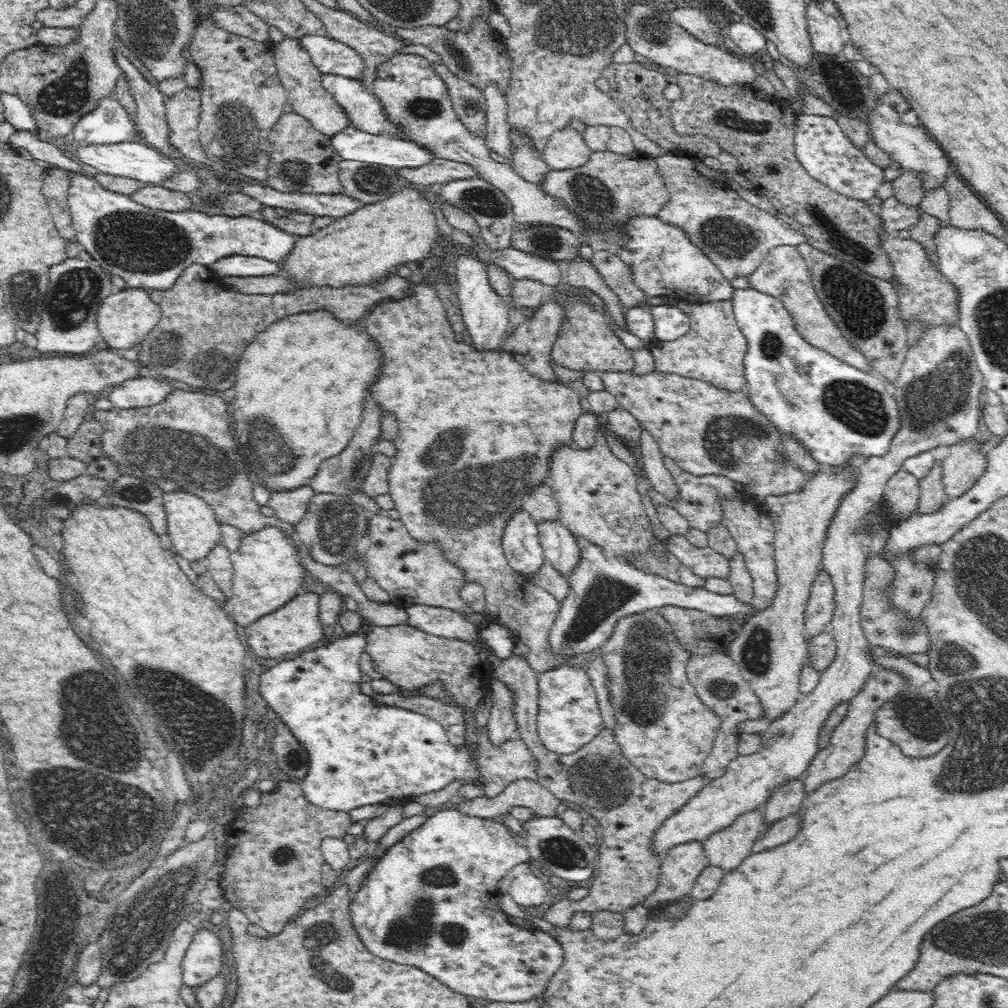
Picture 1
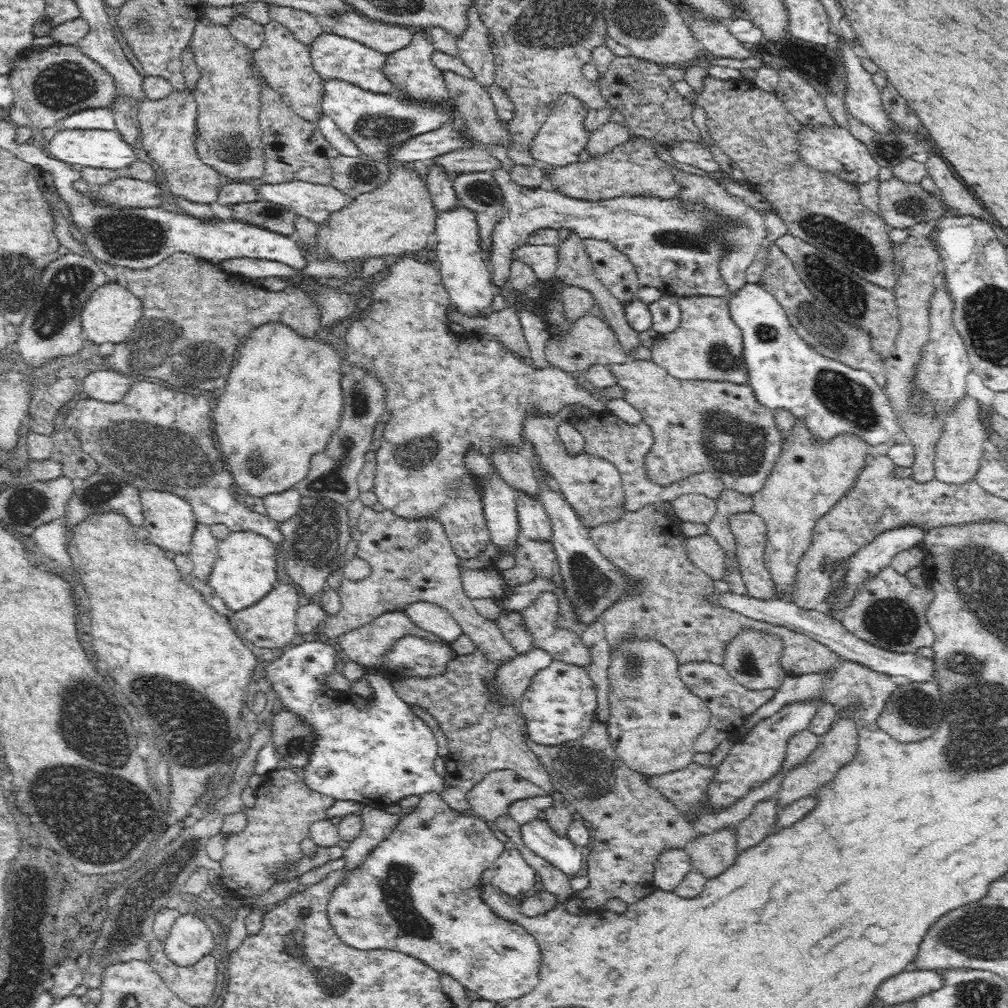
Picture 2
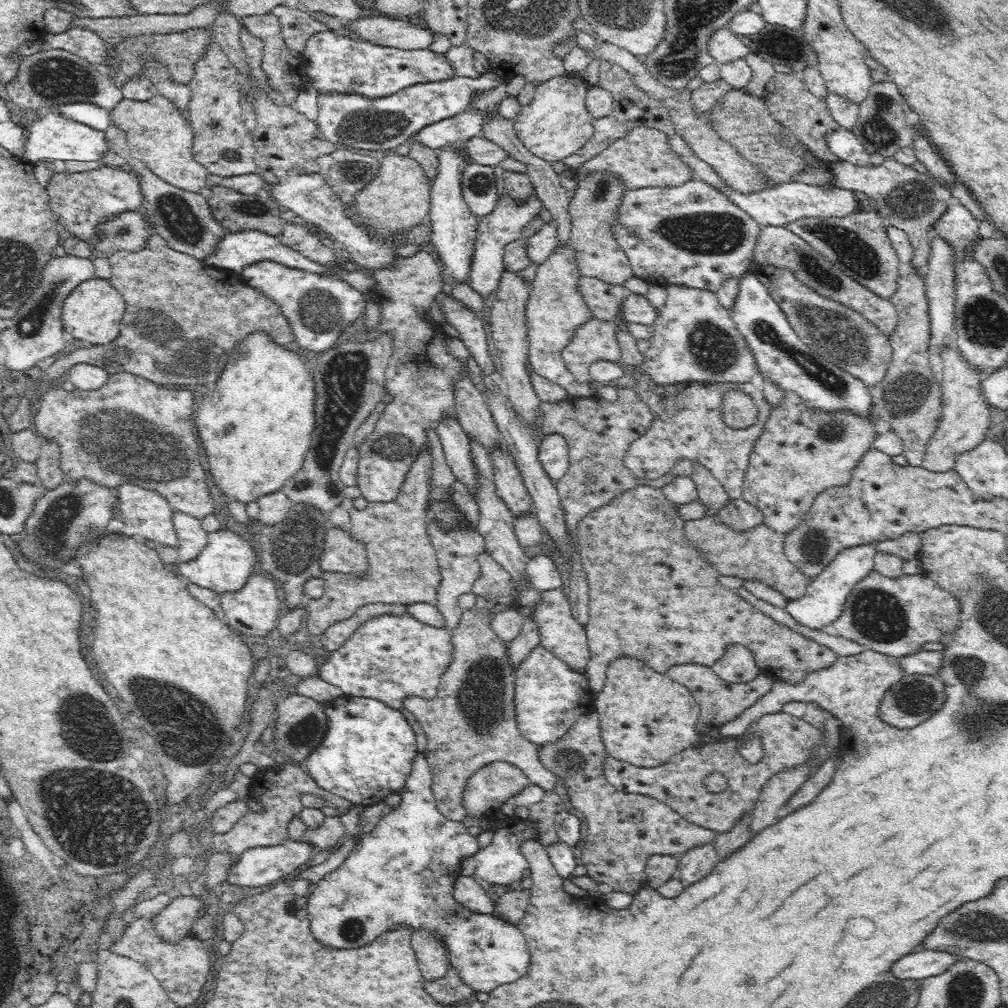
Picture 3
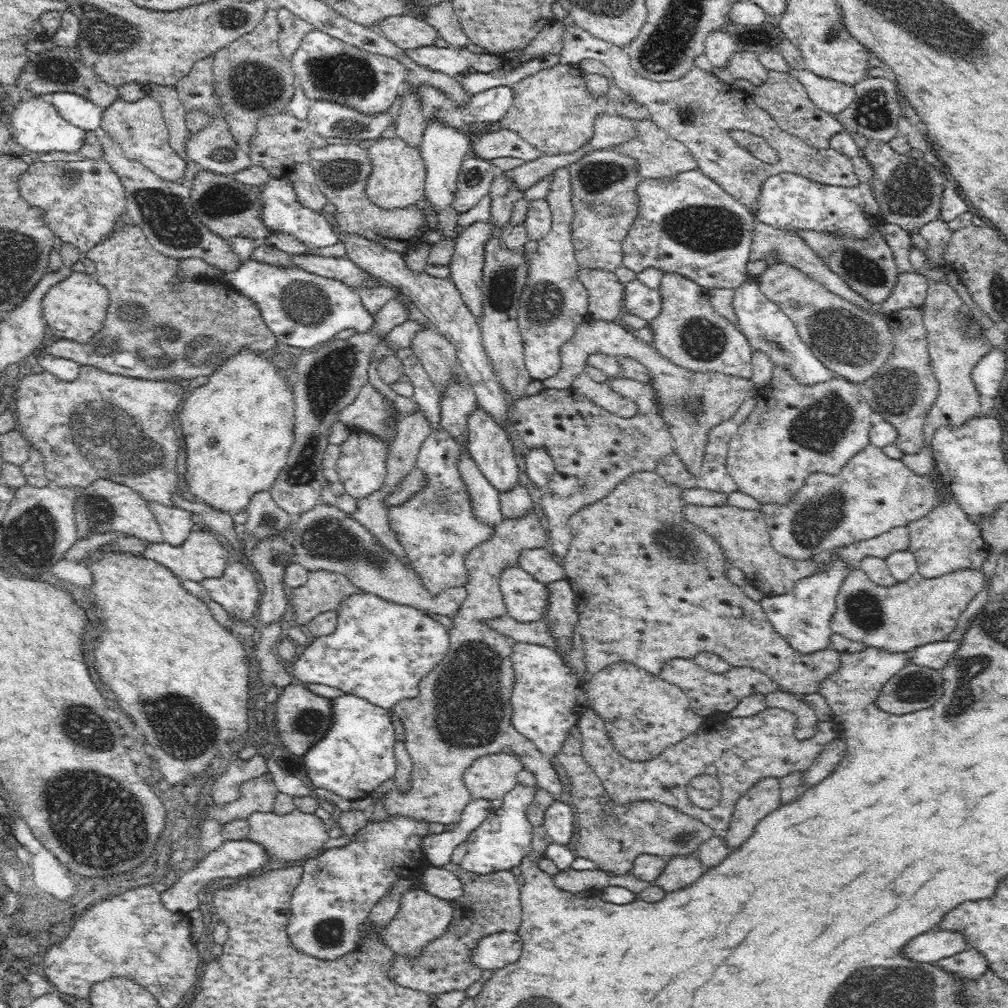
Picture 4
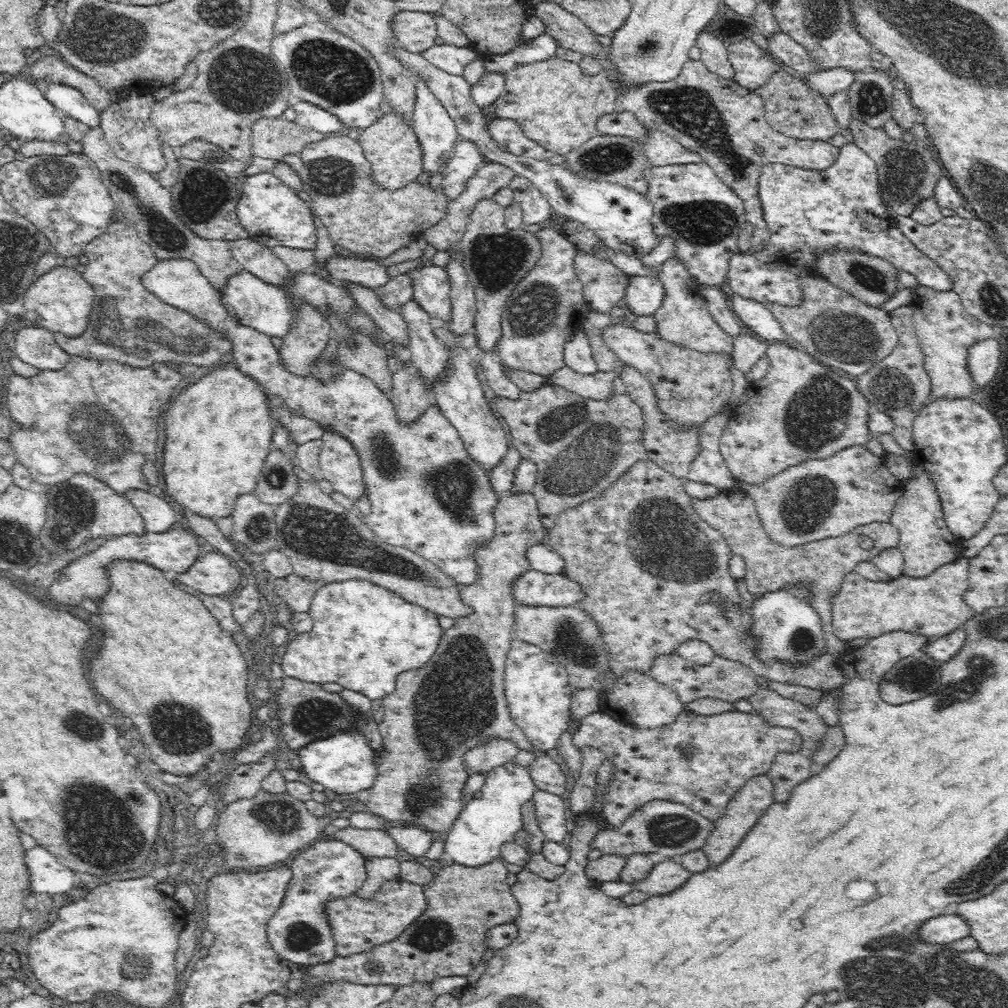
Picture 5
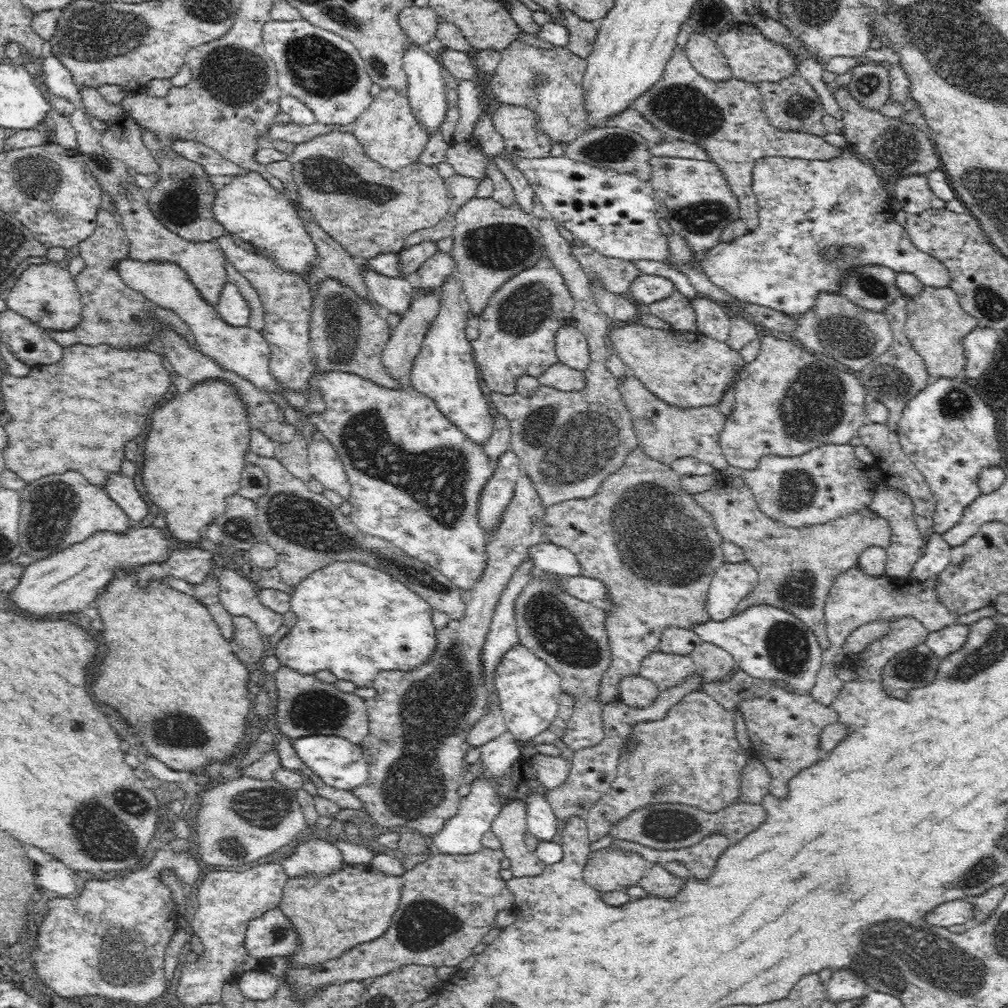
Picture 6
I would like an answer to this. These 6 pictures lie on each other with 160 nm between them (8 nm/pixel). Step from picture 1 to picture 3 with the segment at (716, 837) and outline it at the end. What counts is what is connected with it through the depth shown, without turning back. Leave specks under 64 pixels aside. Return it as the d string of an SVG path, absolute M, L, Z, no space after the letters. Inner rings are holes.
M710 842L691 848L688 852L679 855L678 859L677 878L680 878L681 882L686 886L690 886L693 883L699 882L707 874L710 874L711 870L724 858L716 852L715 846Z

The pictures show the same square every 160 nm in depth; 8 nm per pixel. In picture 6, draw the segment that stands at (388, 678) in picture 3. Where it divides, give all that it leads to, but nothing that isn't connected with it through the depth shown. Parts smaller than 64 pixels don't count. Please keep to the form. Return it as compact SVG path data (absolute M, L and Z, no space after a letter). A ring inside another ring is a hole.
M342 561L317 568L294 586L290 604L296 618L294 626L277 643L275 656L281 666L292 667L300 674L329 670L357 688L373 687L373 679L385 671L408 672L423 665L437 647L430 604L392 575L366 564Z

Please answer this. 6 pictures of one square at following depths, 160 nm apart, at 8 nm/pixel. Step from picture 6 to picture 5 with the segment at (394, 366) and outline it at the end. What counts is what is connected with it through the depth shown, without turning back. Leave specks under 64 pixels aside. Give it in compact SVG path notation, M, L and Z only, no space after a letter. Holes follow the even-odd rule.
M410 366L394 374L394 398L391 402L397 418L413 423L425 414L427 407L435 404L435 397L426 390L426 385L418 376L418 369Z

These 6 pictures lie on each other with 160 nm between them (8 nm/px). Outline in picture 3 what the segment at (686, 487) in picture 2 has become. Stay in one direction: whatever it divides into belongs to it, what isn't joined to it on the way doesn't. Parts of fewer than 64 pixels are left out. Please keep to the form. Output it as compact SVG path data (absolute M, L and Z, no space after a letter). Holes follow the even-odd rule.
M619 388L618 402L606 402L606 400L584 400L584 398L569 398L564 404L542 404L542 432L544 434L552 434L552 432L560 432L565 439L566 445L569 447L569 470L561 480L557 487L557 494L561 498L562 512L565 514L565 526L568 529L570 538L576 542L576 526L584 515L593 510L598 510L604 505L610 504L617 495L621 495L625 491L636 488L654 488L662 490L668 484L671 484L676 478L694 477L694 466L690 460L680 460L673 470L657 480L636 478L634 474L625 466L623 456L628 448L638 440L645 437L649 427L654 424L654 415L651 408L643 402L634 389Z

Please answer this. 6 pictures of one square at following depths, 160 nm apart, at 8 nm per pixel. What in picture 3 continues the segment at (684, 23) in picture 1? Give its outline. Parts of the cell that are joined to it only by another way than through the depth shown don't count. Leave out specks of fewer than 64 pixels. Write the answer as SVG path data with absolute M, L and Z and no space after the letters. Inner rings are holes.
M727 26L715 30L707 45L716 62L728 63L742 59L751 53L740 37Z

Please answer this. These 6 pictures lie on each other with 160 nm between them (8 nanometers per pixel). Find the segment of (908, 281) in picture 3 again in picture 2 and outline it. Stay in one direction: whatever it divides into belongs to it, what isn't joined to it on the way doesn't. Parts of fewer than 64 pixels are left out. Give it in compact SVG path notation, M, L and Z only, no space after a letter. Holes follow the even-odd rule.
M936 221L918 223L906 230L907 239L901 244L905 256L902 274L897 279L898 286L893 288L901 327L892 350L885 356L886 370L881 379L884 396L888 398L889 406L892 406L892 411L896 414L896 425L900 426L900 434L904 434L908 442L912 442L914 454L912 479L918 483L928 483L936 479L935 451L938 440L944 432L941 415L937 414L940 406L932 401L930 395L918 390L919 362L922 360L923 346L928 342L931 331L929 299L936 286L934 278L942 271L941 256L931 241L931 232L937 224Z

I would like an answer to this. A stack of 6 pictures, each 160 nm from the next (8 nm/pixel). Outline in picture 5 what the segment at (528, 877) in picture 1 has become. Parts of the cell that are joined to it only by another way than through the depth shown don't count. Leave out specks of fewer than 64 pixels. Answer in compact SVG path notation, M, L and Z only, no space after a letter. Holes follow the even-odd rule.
M508 763L496 767L485 776L480 798L471 800L463 807L449 828L445 841L445 854L450 862L469 867L479 867L493 860L503 860L501 848L504 843L518 842L523 829L522 808L528 800L532 800L537 786L529 773L529 769Z

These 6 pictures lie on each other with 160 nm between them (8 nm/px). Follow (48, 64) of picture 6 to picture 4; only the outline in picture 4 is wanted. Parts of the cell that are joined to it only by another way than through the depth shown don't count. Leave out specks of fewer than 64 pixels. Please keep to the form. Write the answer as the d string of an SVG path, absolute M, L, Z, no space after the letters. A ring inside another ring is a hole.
M55 92L46 97L60 113L60 116L74 126L86 131L95 131L101 126L103 107L96 106L91 100L79 94Z

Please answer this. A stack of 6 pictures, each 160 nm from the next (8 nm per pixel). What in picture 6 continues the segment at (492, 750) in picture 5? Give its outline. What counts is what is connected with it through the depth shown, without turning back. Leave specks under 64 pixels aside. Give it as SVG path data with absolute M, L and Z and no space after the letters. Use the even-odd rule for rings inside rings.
M494 696L494 701L491 702L489 710L491 711L483 719L473 724L472 728L467 732L467 750L480 748L487 742L497 739L508 732L496 696Z

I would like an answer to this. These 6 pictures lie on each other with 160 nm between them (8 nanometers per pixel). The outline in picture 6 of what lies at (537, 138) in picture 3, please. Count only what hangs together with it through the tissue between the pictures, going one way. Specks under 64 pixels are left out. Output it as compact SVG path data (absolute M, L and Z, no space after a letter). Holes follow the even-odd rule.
M520 40L509 43L500 55L500 66L489 84L500 105L523 106L535 111L538 131L548 135L553 143L571 143L585 133L588 128L582 104L585 60L575 56L567 46L543 50Z

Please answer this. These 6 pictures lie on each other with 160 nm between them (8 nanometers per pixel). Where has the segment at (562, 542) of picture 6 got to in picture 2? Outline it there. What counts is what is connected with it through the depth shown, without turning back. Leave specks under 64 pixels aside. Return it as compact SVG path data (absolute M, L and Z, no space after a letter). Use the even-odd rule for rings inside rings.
M664 502L656 503L648 503L647 507L641 507L640 510L637 511L628 511L626 514L622 515L620 519L613 520L612 523L602 523L597 527L589 527L589 539L594 543L597 547L597 551L605 556L606 560L611 560L613 562L613 566L615 571L623 573L625 580L632 580L634 584L634 590L632 592L627 592L622 595L621 598L617 601L614 601L612 607L606 608L604 614L601 615L601 618L606 622L605 631L606 638L612 646L612 649L618 648L623 641L626 640L657 640L661 642L666 648L669 648L674 656L677 658L677 661L680 664L686 664L690 662L698 662L698 661L710 661L714 664L723 664L723 654L725 648L728 646L728 643L737 635L743 632L743 629L756 629L757 632L765 633L767 637L767 633L771 632L769 637L775 637L777 641L781 637L783 642L780 642L785 646L784 650L782 650L782 658L781 665L786 673L792 675L803 675L803 674L816 674L826 672L827 670L832 670L841 660L840 656L835 653L831 649L831 647L826 646L824 643L818 642L816 639L810 638L807 634L799 633L795 630L790 630L785 626L773 625L772 623L767 623L764 621L757 621L753 618L748 618L743 614L736 613L736 611L728 610L728 607L722 606L718 599L714 598L716 592L718 591L716 586L714 586L713 578L708 576L703 570L700 570L696 565L692 564L692 561L688 559L688 554L685 551L685 536L684 533L680 532L680 525L678 521L672 519L675 515L672 513L670 506L666 505Z

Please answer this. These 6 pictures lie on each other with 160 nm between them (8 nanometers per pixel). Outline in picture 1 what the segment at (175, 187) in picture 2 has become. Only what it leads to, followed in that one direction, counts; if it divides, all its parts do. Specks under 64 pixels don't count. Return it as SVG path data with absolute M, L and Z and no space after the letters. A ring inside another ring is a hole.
M190 86L165 99L166 116L171 128L171 144L181 152L183 158L196 164L210 164L203 146L200 146L199 116L201 113L201 91Z

